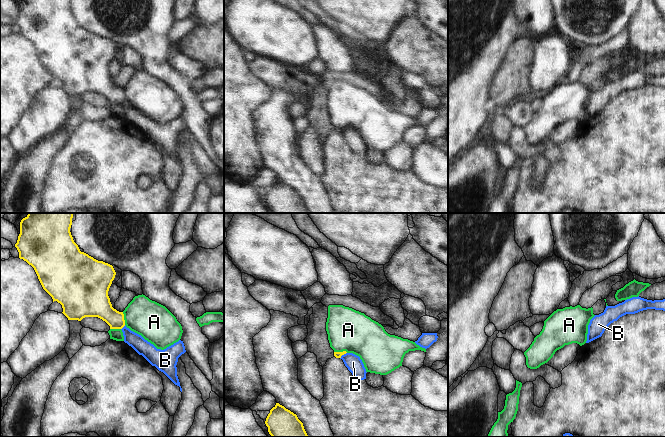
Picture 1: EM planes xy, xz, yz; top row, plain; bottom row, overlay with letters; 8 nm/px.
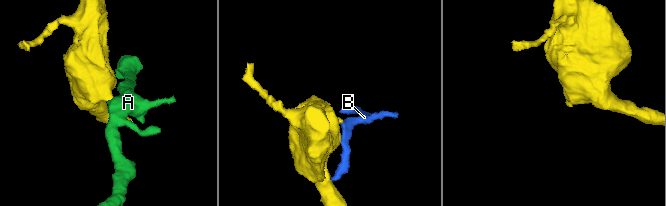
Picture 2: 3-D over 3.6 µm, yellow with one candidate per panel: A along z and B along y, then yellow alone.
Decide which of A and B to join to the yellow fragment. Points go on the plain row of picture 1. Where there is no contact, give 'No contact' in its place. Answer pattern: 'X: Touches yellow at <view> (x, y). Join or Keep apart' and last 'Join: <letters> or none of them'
A: Touches yellow at xy (123, 94). Keep apart
B: Touches yellow at xy (123, 102). Keep apart
Join: none of them.

